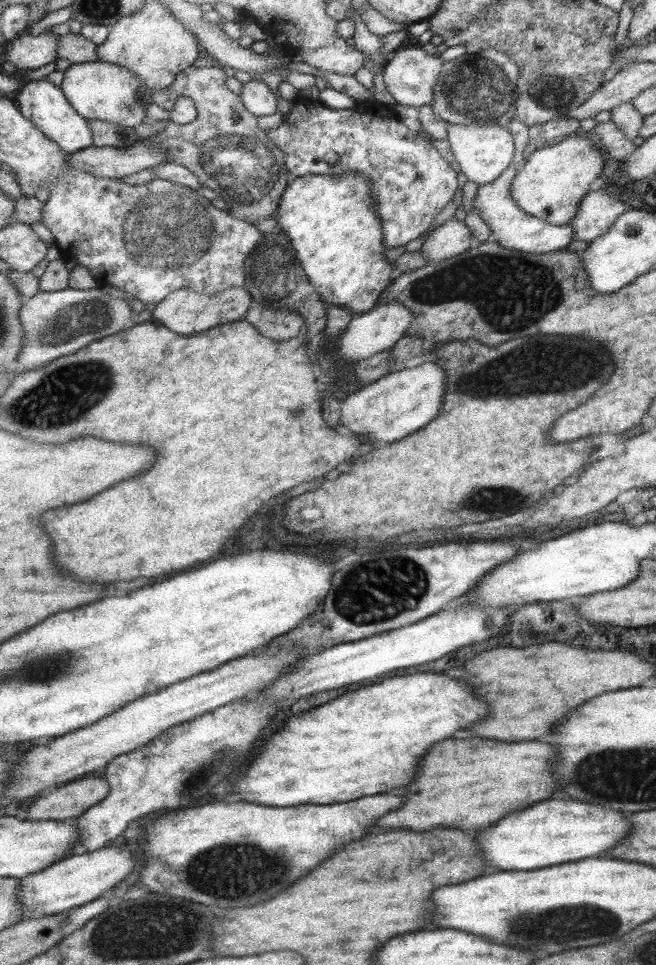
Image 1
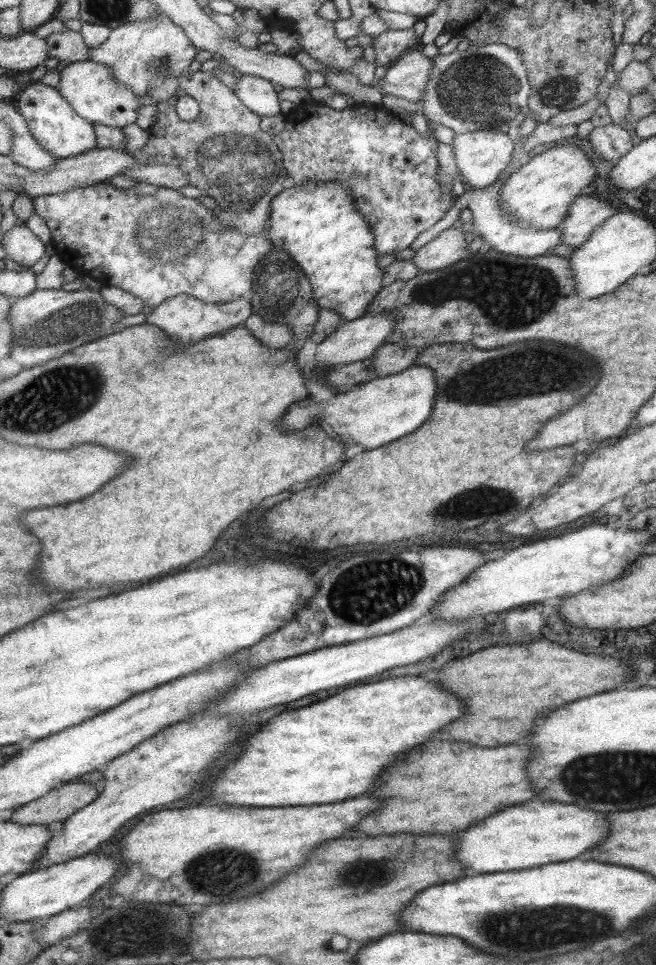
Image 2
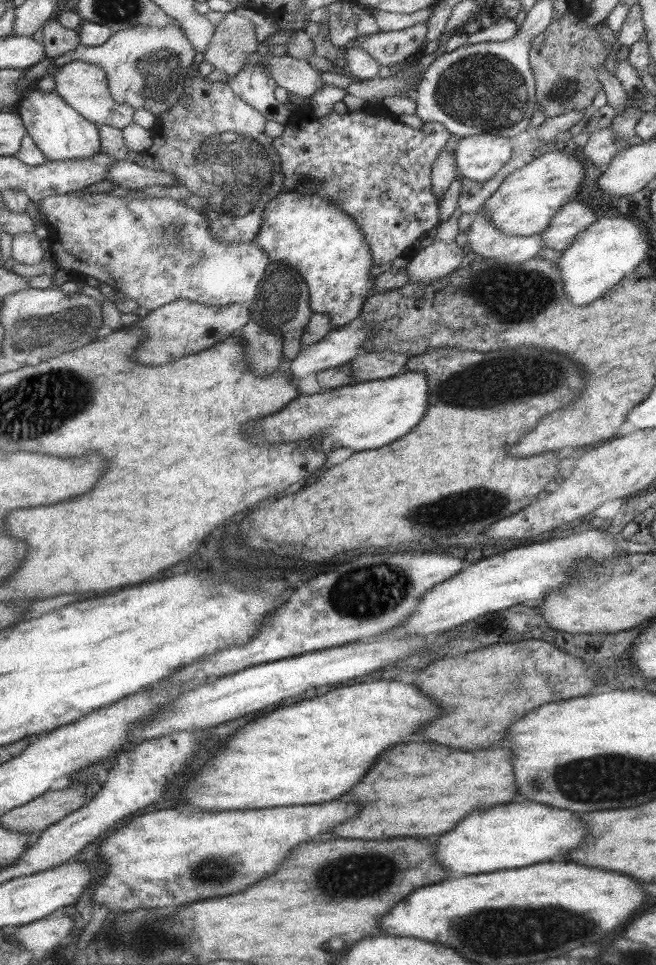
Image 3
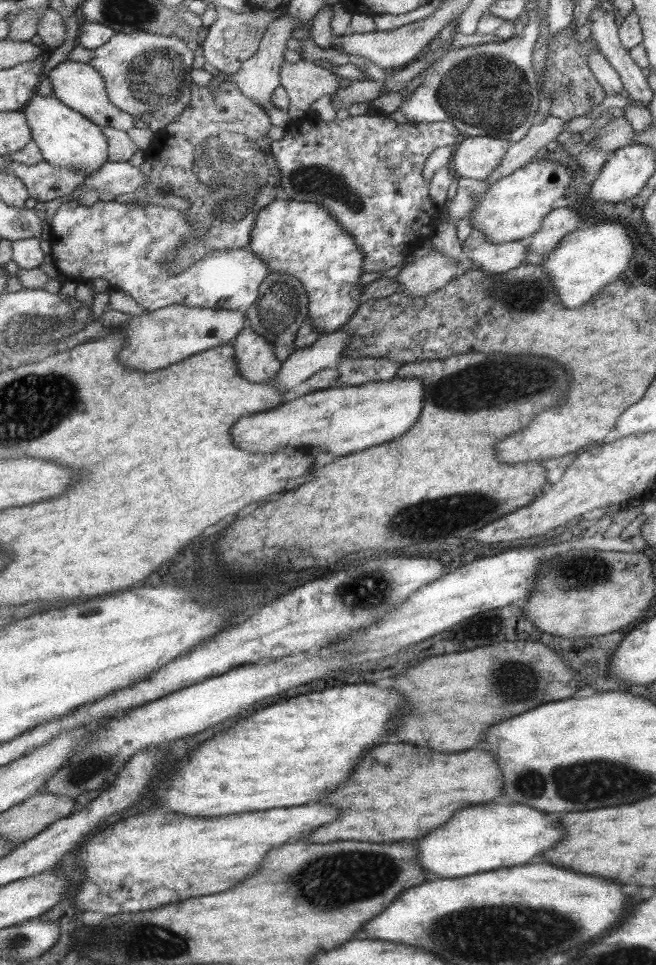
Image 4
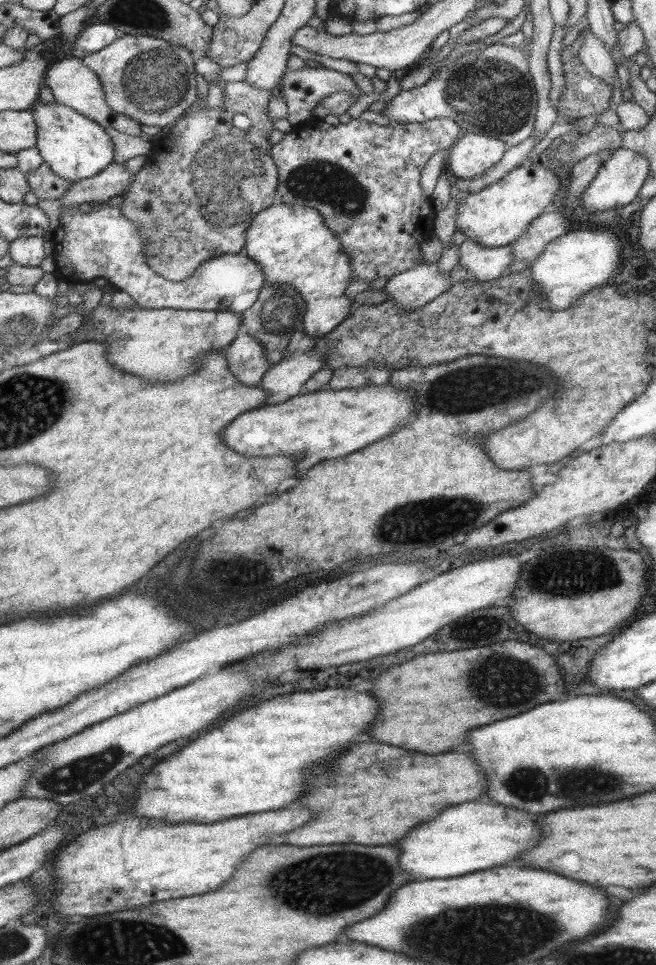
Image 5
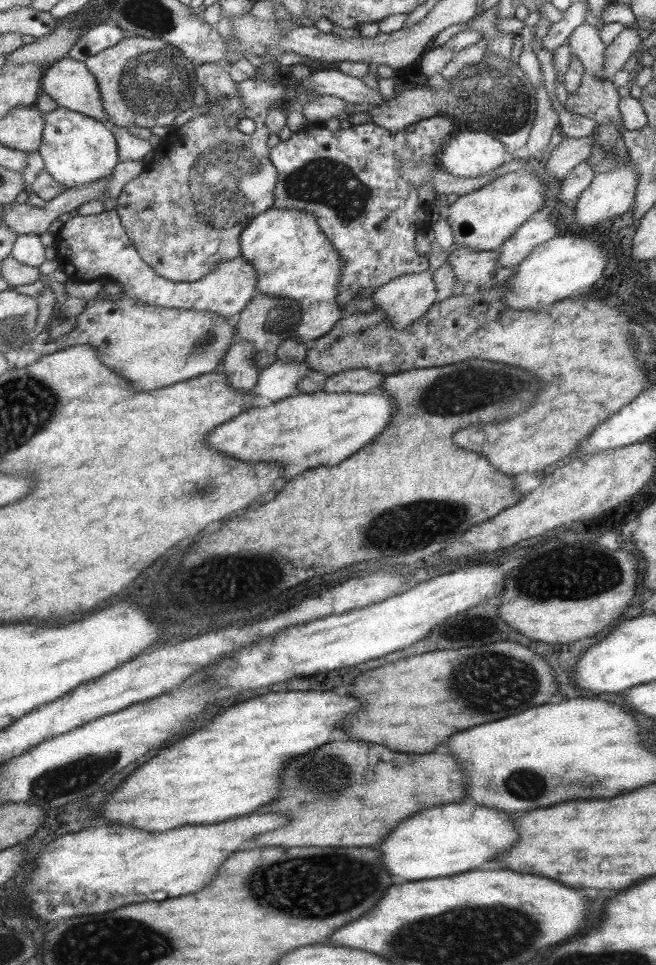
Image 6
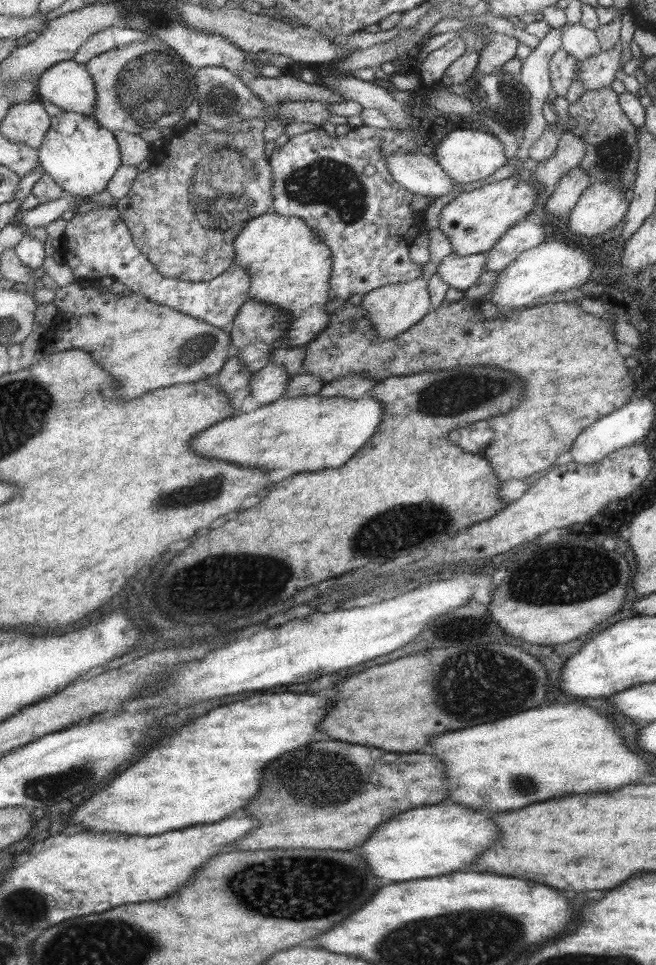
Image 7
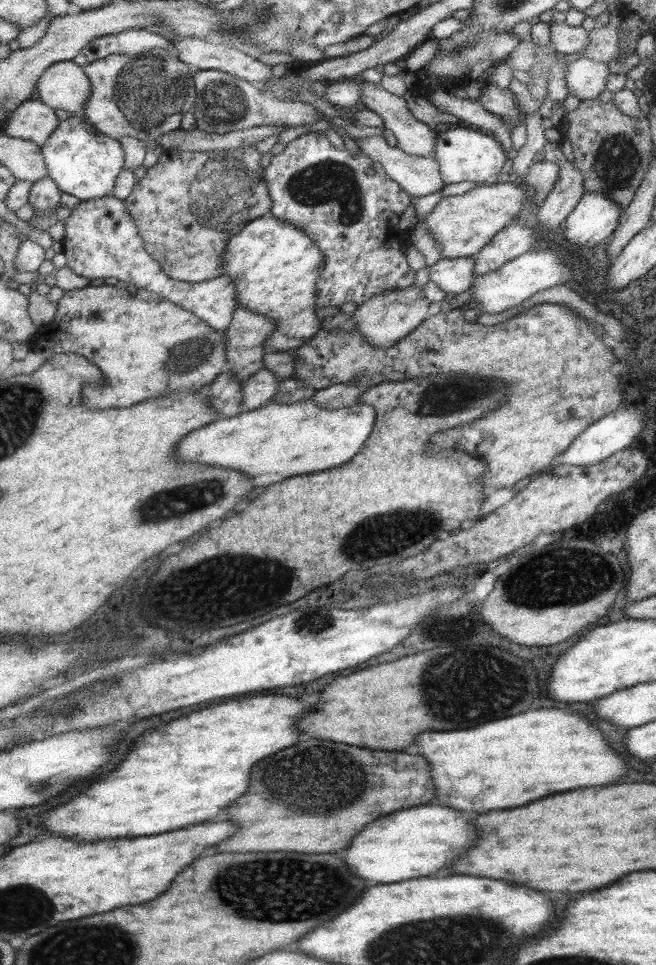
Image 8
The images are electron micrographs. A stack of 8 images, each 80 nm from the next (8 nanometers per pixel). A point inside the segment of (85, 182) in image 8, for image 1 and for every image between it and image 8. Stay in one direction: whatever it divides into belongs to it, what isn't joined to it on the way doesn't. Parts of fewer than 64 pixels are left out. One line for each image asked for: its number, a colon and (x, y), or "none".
1: (46, 105)
2: (56, 124)
3: (63, 134)
4: (68, 139)
5: (76, 147)
6: (77, 149)
7: (82, 156)

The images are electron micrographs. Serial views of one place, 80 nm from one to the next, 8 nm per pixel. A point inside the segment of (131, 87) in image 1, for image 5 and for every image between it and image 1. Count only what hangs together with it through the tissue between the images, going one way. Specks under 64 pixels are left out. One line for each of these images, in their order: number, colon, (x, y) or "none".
2: (90, 87)
3: (85, 86)
4: (82, 87)
5: (72, 83)

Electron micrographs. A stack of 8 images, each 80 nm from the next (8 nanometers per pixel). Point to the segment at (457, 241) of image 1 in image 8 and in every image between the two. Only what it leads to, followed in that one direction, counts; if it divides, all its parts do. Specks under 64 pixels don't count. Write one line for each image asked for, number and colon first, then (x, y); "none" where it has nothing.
2: (448, 247)
3: (438, 259)
4: (421, 277)
5: (409, 290)
6: (404, 299)
7: (391, 309)
8: (383, 320)

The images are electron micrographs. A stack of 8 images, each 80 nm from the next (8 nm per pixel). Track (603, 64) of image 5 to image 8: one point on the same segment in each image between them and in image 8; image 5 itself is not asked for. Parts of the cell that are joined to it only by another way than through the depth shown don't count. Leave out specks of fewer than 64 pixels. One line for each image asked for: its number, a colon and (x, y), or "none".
6: (583, 42)
7: (580, 43)
8: (564, 39)

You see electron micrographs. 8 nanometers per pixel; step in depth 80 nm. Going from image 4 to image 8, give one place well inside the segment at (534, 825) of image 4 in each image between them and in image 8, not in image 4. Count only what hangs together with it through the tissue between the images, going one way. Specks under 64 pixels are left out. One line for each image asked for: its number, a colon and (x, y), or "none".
5: (475, 835)
6: (443, 840)
7: (428, 841)
8: (410, 843)

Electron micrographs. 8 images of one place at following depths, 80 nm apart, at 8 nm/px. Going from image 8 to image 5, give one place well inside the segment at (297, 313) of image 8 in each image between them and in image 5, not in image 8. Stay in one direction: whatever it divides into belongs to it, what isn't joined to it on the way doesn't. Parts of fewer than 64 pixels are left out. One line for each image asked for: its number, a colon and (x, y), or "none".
5: (292, 244)
6: (294, 258)
7: (290, 267)

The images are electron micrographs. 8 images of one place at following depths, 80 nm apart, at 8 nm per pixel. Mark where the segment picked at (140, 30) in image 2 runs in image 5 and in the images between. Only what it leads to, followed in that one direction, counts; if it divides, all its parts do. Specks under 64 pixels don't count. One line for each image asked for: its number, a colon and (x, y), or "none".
3: (146, 67)
4: (147, 74)
5: (152, 81)

